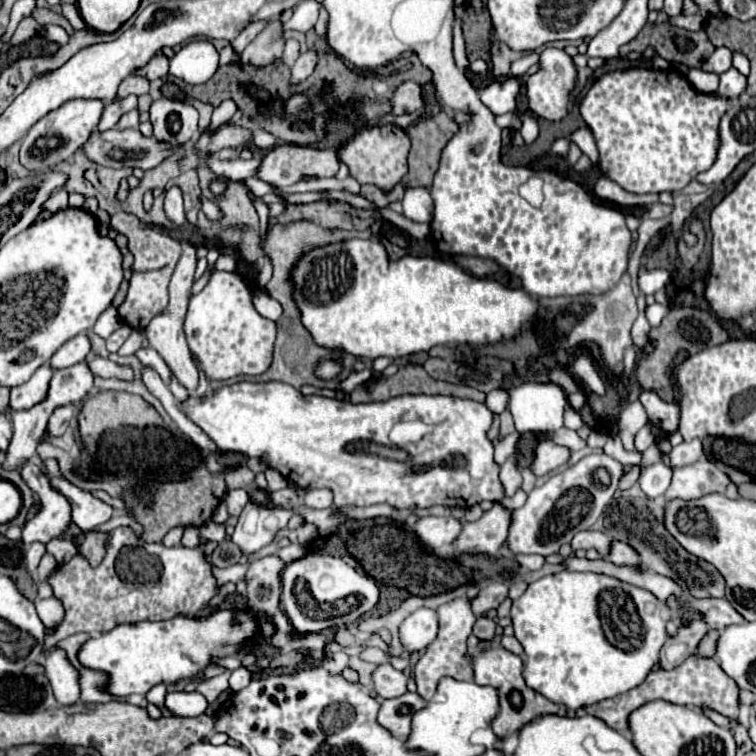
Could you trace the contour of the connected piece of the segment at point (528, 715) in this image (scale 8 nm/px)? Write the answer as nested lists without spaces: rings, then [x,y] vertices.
[[[490,647],[490,649],[482,649],[478,651],[478,655],[472,655],[472,669],[474,669],[474,683],[478,685],[490,685],[498,691],[500,697],[500,711],[498,715],[492,719],[492,729],[498,737],[506,737],[508,733],[520,729],[522,725],[526,725],[530,719],[538,717],[538,715],[548,715],[548,713],[558,713],[556,703],[552,703],[550,699],[546,699],[544,695],[536,693],[534,689],[530,689],[524,683],[522,677],[522,661],[518,655],[506,651],[504,647]]]

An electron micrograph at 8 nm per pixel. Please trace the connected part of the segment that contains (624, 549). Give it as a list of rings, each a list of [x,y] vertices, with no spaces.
[[[612,541],[610,551],[606,555],[600,555],[596,549],[590,549],[586,553],[586,557],[588,559],[604,559],[604,561],[610,561],[610,563],[620,565],[620,567],[640,567],[642,565],[640,553],[624,541]]]

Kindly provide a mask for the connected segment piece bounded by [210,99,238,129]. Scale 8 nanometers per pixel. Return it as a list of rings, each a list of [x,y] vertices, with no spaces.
[[[232,99],[222,101],[222,103],[214,109],[214,115],[212,115],[212,123],[210,123],[210,127],[212,127],[212,129],[216,129],[218,125],[222,125],[222,123],[230,121],[230,119],[232,119],[232,115],[234,115],[236,111],[238,111],[238,107],[236,107],[236,103],[234,103]]]

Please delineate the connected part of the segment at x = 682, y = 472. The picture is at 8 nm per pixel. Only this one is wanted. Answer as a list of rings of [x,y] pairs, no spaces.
[[[702,459],[694,465],[674,469],[672,485],[666,491],[666,499],[698,499],[708,493],[724,493],[730,485],[730,477],[726,471],[722,471],[716,461]]]

